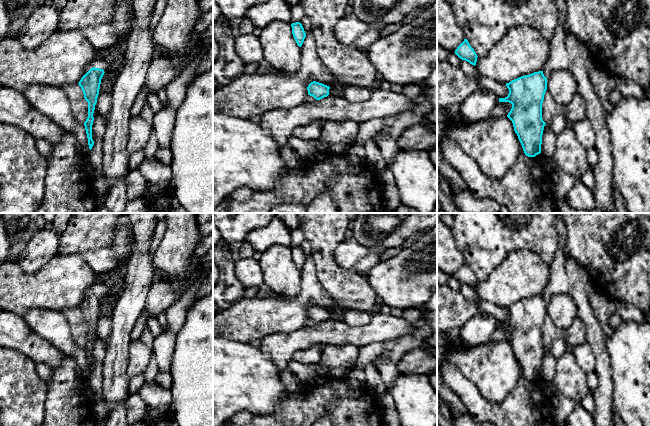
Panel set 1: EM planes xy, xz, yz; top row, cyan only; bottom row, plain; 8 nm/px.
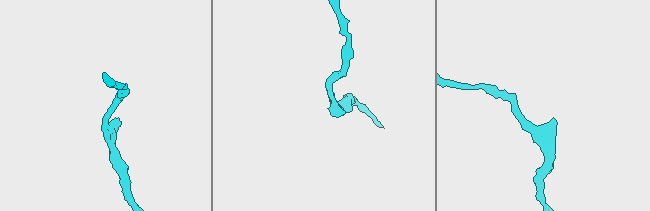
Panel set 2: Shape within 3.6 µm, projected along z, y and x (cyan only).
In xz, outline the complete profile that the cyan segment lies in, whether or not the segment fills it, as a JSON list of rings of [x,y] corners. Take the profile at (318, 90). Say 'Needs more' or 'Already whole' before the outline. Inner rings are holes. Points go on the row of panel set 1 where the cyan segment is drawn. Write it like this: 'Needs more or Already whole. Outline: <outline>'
Needs more. Outline: [[[316,81],[311,82],[308,85],[307,90],[308,90],[308,96],[306,98],[307,102],[320,100],[334,92],[333,88]]]

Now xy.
Needs more. Outline: [[[97,52],[92,62],[84,69],[83,77],[78,83],[83,91],[85,100],[88,102],[88,117],[84,122],[84,126],[90,150],[94,145],[92,139],[92,125],[94,121],[93,113],[99,95],[101,79],[111,66],[112,64],[105,60],[103,52]]]

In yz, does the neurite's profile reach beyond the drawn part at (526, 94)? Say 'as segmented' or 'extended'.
extended

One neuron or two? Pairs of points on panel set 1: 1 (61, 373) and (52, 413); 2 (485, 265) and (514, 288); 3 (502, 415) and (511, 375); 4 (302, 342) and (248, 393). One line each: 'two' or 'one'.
1: one
2: two
3: two
4: two

